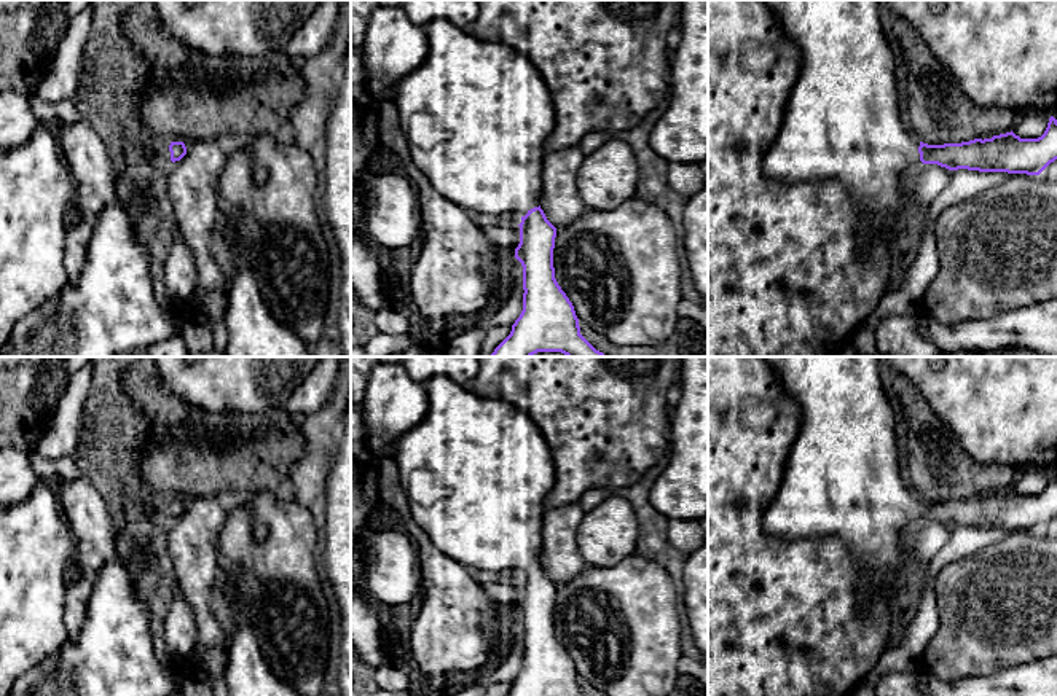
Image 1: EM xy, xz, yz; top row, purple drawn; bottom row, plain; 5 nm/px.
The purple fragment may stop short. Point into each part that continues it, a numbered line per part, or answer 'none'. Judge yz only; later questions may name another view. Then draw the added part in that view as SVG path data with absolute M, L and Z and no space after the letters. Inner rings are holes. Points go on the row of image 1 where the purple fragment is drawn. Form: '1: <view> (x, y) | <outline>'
1: yz (842, 121) | M764 0L764 2L776 16L781 30L800 49L800 73L788 99L786 115L780 127L780 132L764 156L764 175L770 180L778 180L783 183L818 182L826 178L840 180L847 186L848 193L851 194L861 213L856 225L858 248L861 252L867 252L875 240L882 240L888 247L886 228L899 212L904 213L907 212L910 204L907 178L910 172L921 164L921 161L918 153L920 140L904 129L902 121L899 118L898 81L896 81L898 57L883 33L878 0Z

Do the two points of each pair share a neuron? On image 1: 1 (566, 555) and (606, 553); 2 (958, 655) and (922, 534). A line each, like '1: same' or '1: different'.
1: different
2: different

